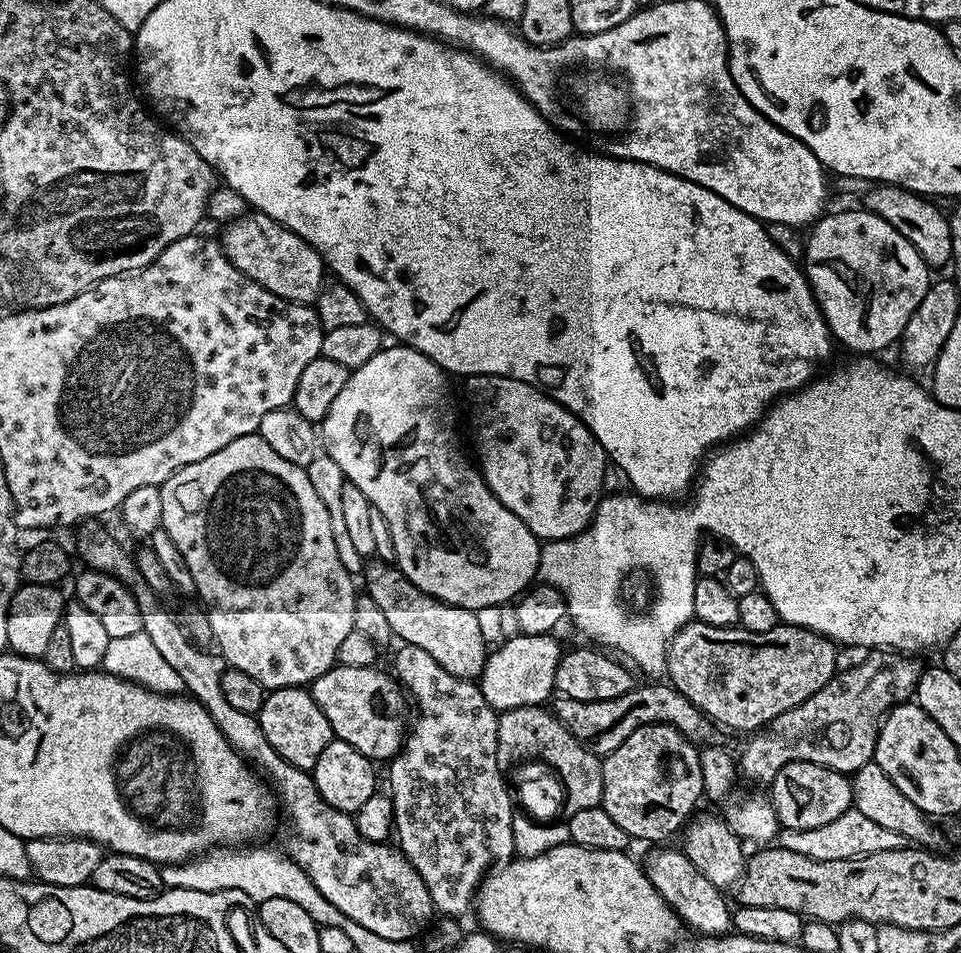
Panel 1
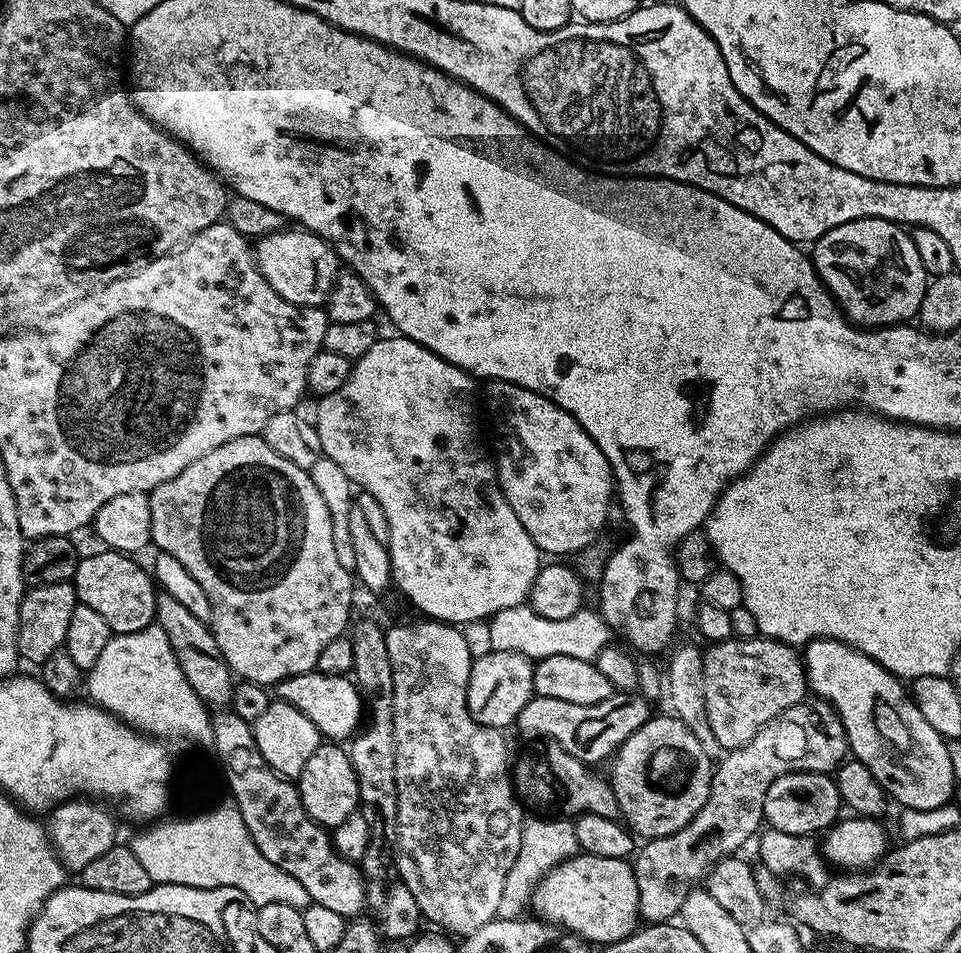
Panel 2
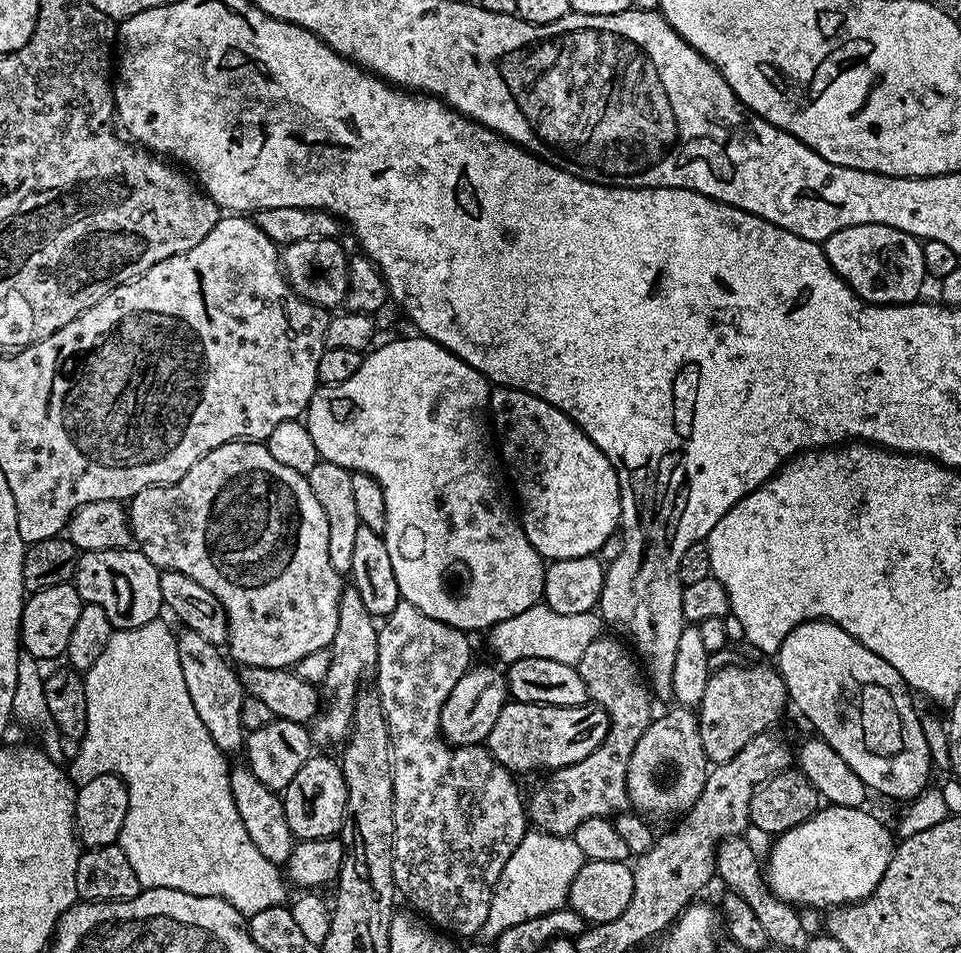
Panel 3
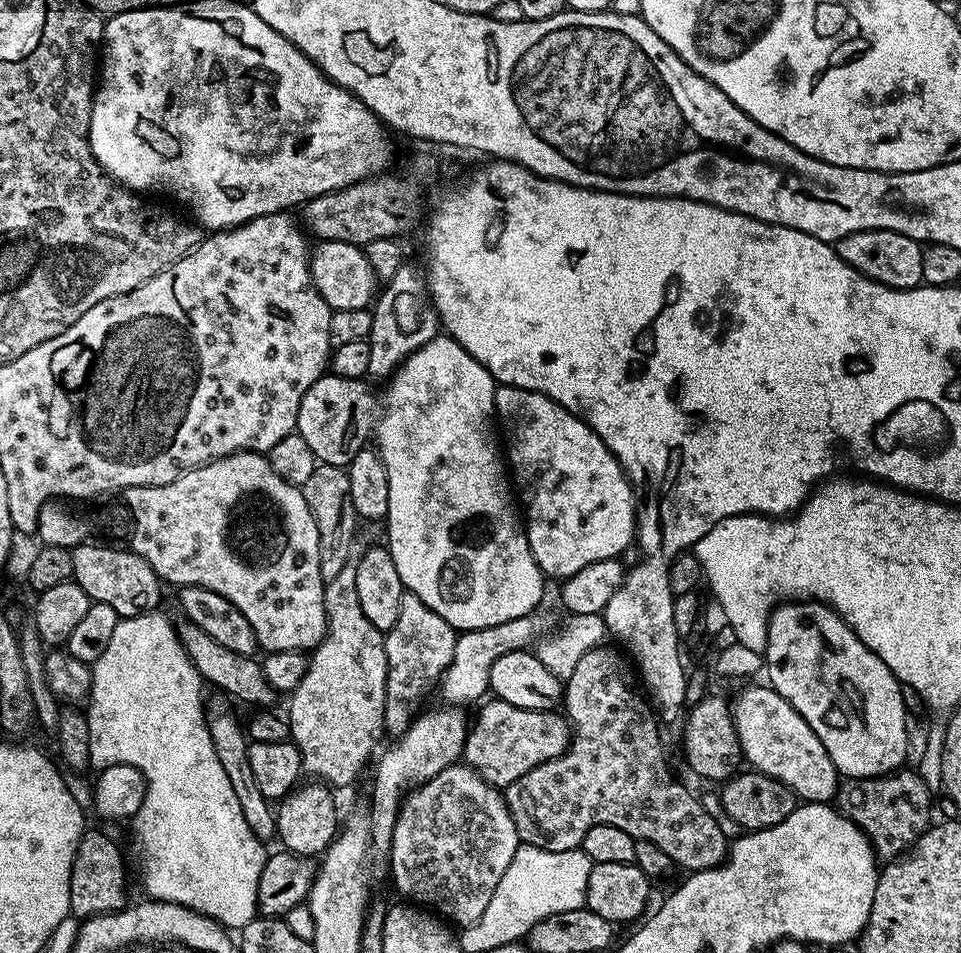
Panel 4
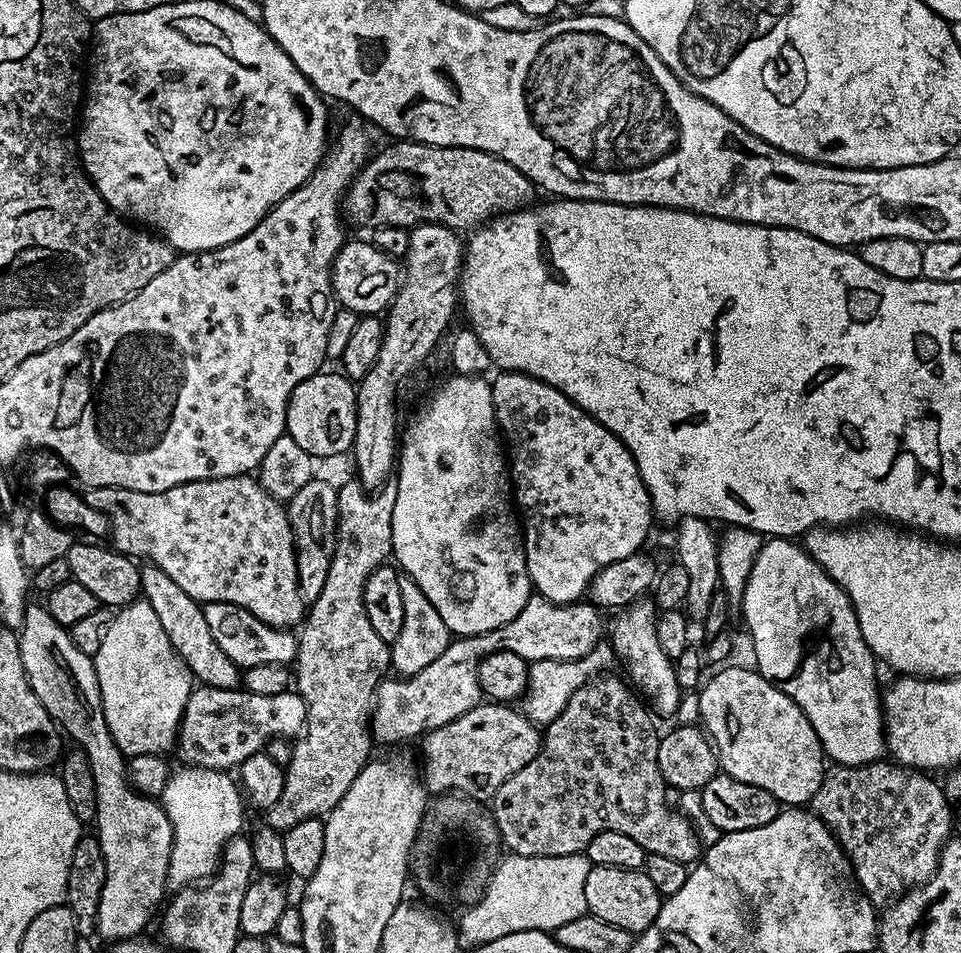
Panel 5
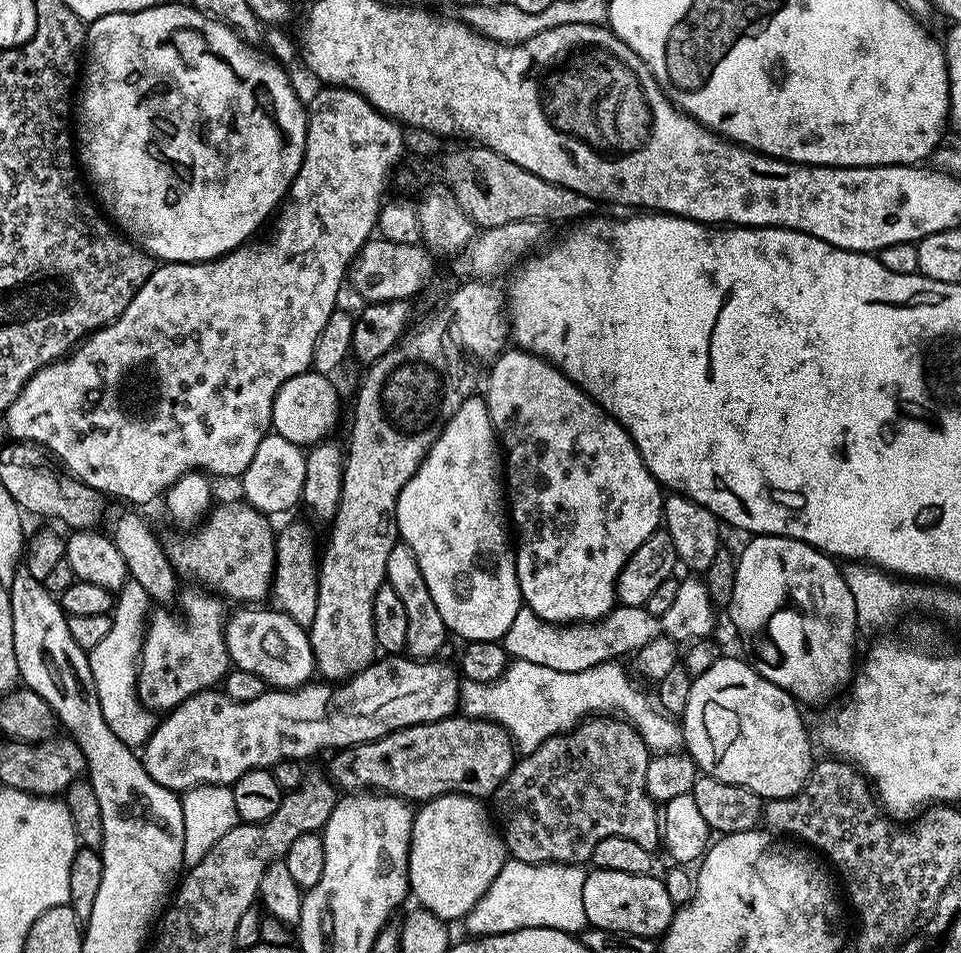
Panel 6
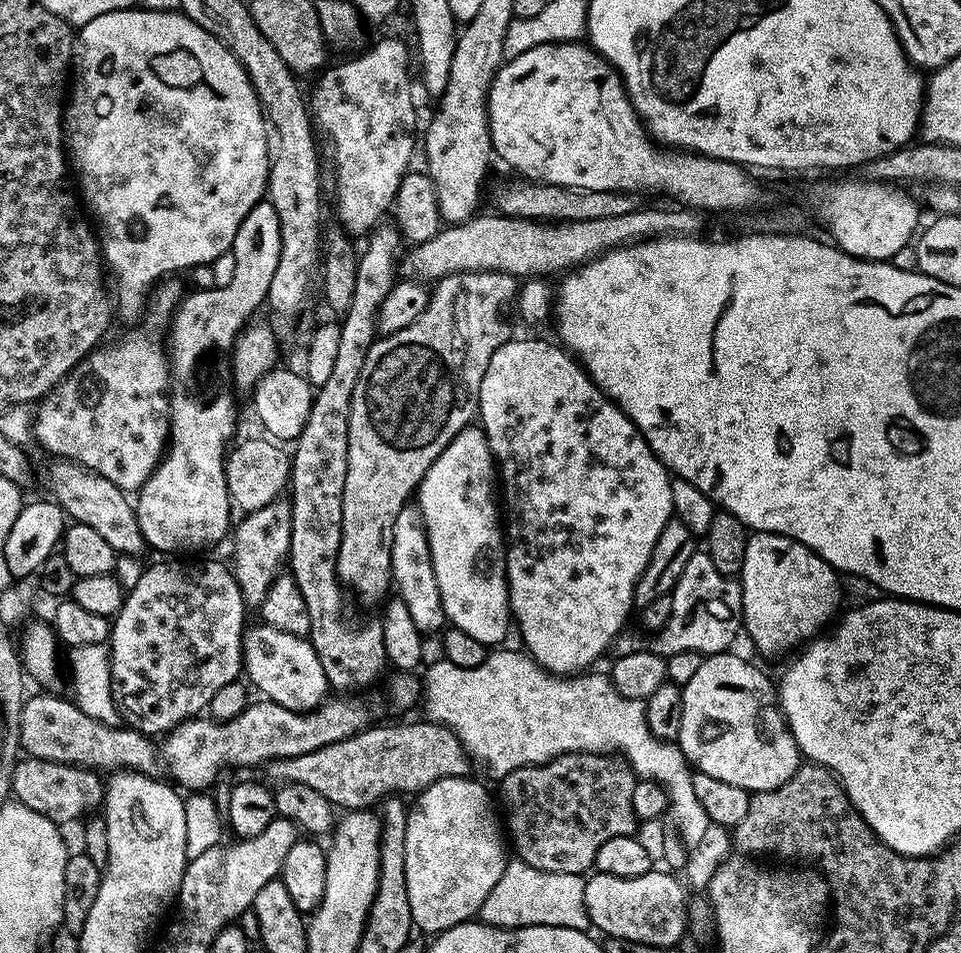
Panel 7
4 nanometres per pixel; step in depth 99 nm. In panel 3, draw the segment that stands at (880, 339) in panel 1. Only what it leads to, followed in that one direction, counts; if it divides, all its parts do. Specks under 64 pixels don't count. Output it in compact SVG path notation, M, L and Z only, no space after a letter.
M855 224L846 226L823 241L824 257L842 279L852 287L852 293L866 304L910 304L921 299L926 273L922 262L922 244L919 239L894 226L885 224Z

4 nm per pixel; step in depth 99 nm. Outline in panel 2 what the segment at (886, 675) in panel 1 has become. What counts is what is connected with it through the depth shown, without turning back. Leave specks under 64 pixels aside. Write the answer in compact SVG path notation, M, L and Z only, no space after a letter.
M806 698L801 704L790 706L790 710L762 726L746 746L731 749L715 765L706 806L682 830L649 839L641 843L641 848L639 845L632 864L638 882L639 919L650 924L671 921L693 892L693 886L699 885L696 883L701 883L721 858L739 853L740 847L761 831L766 790L776 779L791 772L832 774L849 756L840 716L831 704L819 698Z

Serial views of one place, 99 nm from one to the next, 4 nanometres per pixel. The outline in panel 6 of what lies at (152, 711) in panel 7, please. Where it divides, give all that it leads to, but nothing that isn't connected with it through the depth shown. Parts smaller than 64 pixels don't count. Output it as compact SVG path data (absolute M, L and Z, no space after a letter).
M200 586L181 587L180 616L160 606L149 615L136 670L136 696L153 713L164 714L186 698L215 689L230 671L224 641L225 601Z

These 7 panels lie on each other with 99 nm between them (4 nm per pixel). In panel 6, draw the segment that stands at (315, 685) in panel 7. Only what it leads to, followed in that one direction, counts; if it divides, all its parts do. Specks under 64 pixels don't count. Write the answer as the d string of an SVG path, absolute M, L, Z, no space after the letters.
M240 606L224 622L224 641L229 661L250 674L258 674L265 685L276 690L295 690L311 681L316 663L307 627L284 612L268 606Z

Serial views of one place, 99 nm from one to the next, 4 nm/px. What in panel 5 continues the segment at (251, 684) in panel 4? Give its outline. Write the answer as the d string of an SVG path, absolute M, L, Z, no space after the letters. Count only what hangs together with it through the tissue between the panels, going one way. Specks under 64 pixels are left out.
M145 563L140 568L140 586L143 599L154 606L154 614L158 614L162 630L166 630L166 638L170 638L170 646L186 662L193 677L206 688L240 688L242 684L242 670L226 654L222 654L222 646L214 642L214 634L210 634L210 625L206 623L206 614L199 600L190 598L166 570L157 564Z

